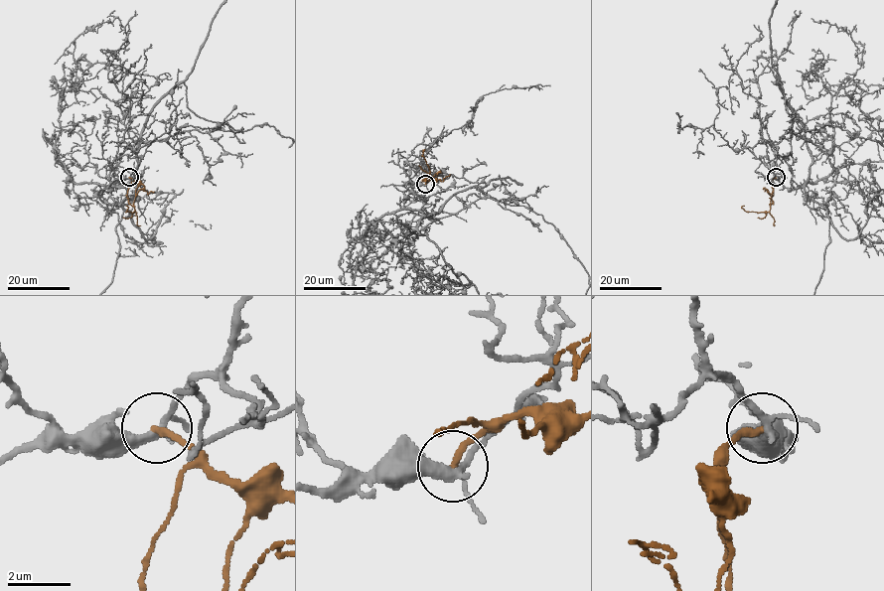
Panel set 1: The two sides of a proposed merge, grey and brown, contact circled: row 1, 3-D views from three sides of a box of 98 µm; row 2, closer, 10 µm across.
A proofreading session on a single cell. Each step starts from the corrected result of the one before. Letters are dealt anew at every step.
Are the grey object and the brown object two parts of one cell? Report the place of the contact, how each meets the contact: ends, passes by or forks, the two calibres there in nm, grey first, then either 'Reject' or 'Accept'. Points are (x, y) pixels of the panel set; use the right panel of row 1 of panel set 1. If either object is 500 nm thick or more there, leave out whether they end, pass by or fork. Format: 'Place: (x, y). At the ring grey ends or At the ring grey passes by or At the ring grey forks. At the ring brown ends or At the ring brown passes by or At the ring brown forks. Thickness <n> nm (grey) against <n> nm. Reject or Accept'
Place: (776, 177). At the ring grey forks. At the ring brown ends. Thickness 280 nm (grey) against 220 nm. Reject

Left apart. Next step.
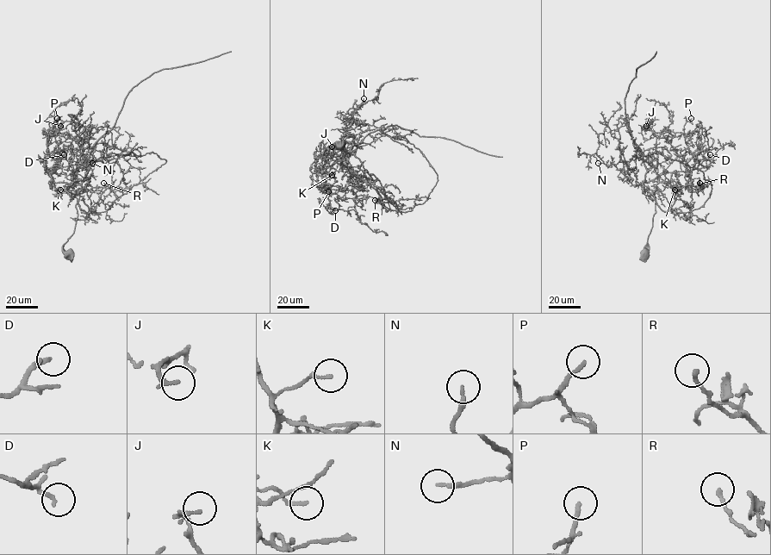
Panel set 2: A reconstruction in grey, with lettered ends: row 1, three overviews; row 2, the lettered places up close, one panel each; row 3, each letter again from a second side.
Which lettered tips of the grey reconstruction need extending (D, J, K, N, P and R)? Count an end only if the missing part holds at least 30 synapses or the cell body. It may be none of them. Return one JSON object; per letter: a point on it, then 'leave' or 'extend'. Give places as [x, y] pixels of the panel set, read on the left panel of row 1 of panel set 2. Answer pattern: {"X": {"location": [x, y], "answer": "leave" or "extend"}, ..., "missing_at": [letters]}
{"D": {"location": [64, 154], "answer": "extend"}, "J": {"location": [60, 126], "answer": "leave"}, "K": {"location": [60, 190], "answer": "leave"}, "N": {"location": [92, 163], "answer": "extend"}, "P": {"location": [57, 118], "answer": "extend"}, "R": {"location": [103, 183], "answer": "leave"}, "missing_at": ["D", "N", "P"]}

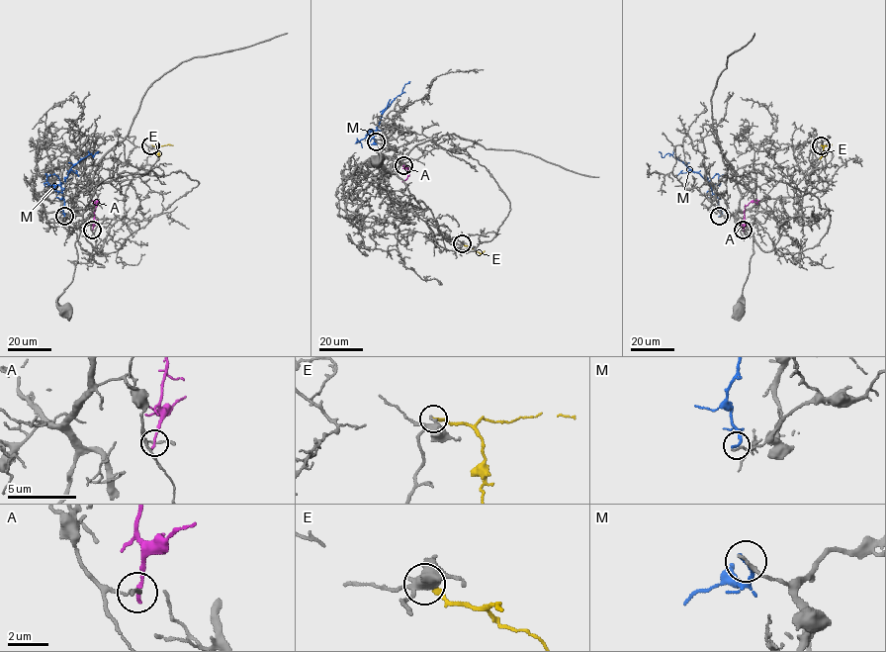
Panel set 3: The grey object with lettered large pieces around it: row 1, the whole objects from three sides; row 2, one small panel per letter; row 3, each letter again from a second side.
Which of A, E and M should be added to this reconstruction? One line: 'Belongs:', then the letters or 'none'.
Belongs: M

